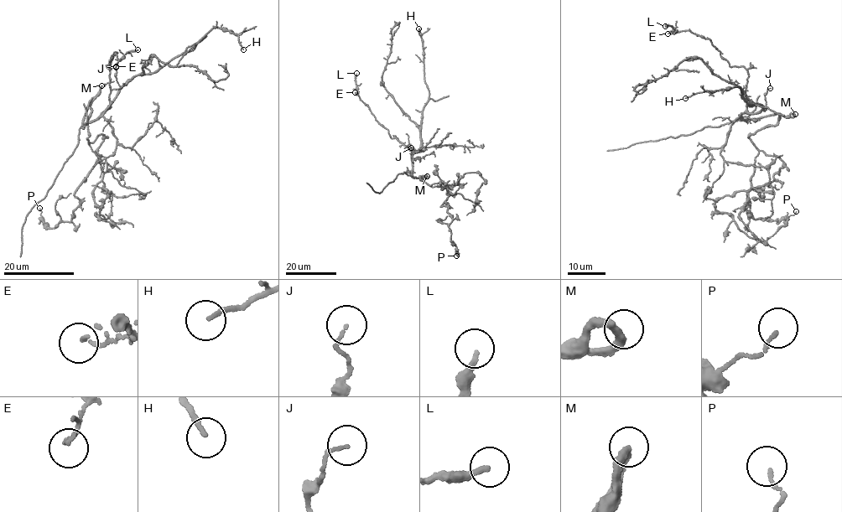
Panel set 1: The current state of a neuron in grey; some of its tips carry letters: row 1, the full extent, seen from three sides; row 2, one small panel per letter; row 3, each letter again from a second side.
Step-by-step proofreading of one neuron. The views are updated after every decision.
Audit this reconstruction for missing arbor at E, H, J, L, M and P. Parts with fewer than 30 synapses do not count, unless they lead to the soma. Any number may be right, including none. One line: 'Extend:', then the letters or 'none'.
Extend: L

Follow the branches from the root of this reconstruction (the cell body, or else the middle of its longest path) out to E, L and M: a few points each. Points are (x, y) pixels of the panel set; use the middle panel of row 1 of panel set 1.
E: (412, 176), (413, 152), (396, 138), (391, 137), (388, 130), (376, 121), (369, 107), (355, 92)
L: (412, 176), (413, 152), (391, 137), (360, 99), (356, 73)
M: (412, 176), (427, 176)

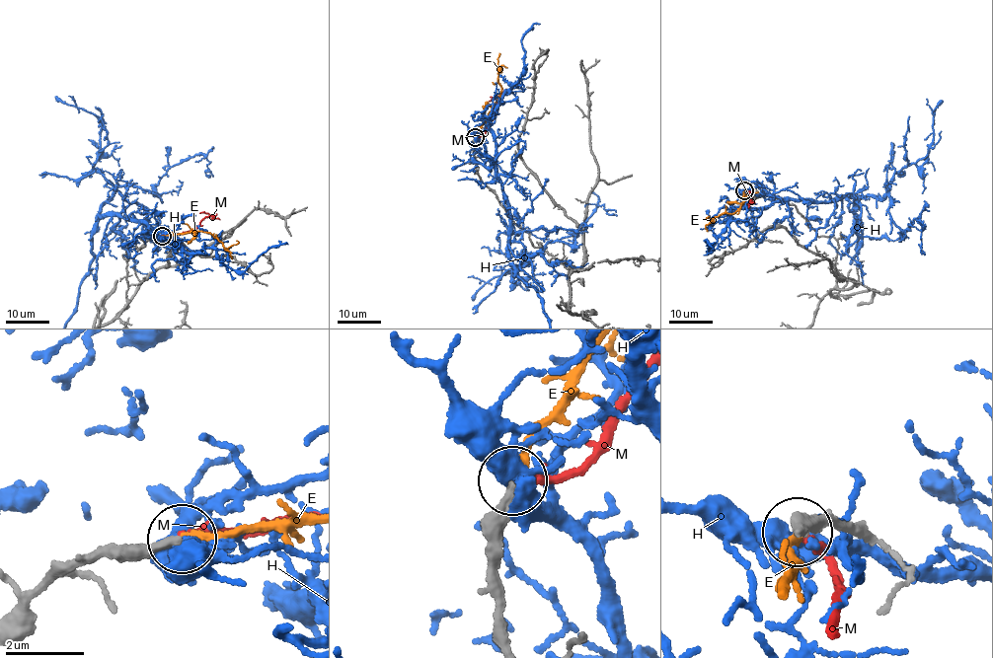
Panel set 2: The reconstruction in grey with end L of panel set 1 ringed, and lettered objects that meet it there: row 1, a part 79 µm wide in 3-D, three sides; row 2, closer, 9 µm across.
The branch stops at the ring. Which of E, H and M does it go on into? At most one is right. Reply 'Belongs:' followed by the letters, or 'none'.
Belongs: E

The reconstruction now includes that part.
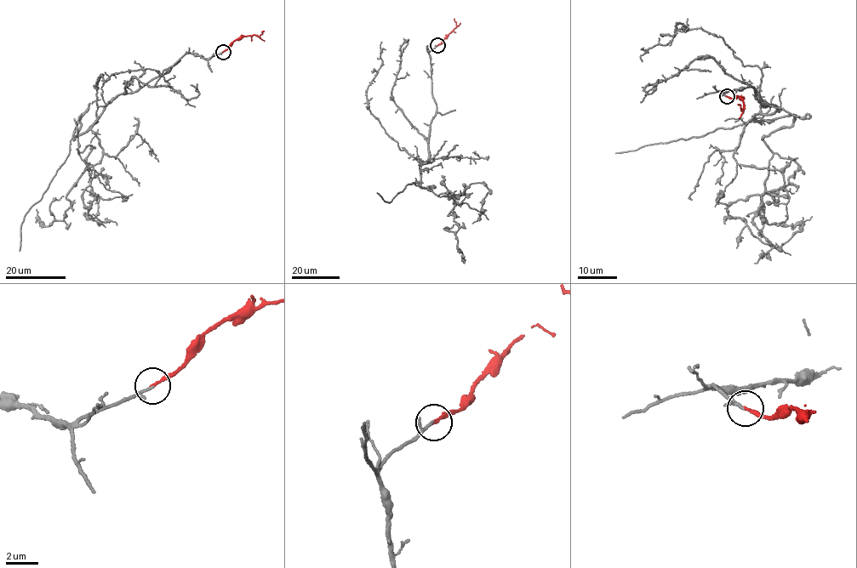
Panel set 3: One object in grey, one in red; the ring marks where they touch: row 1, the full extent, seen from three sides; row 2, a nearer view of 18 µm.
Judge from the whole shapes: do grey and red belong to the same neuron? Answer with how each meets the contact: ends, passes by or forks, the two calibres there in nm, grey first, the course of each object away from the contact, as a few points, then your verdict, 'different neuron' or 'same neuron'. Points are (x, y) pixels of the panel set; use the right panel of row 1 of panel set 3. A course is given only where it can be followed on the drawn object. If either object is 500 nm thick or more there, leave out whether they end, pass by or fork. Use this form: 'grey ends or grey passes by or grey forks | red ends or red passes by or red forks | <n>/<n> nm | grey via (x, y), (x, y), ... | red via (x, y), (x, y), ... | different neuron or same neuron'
grey passes by | red ends | 100/160 nm | grey via (726, 96), (794, 116), (762, 138), (798, 164), (762, 223), (812, 216) | red via (726, 96), (734, 99), (738, 96), (744, 103), (741, 110), (738, 104) | same neuron

